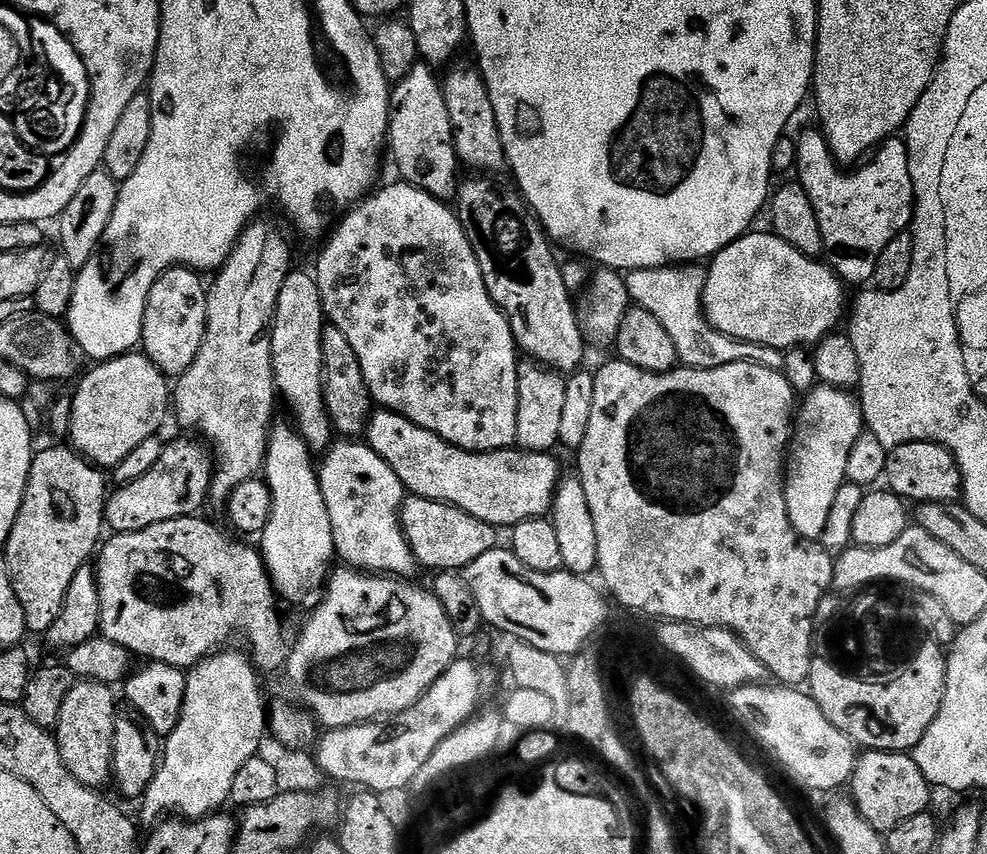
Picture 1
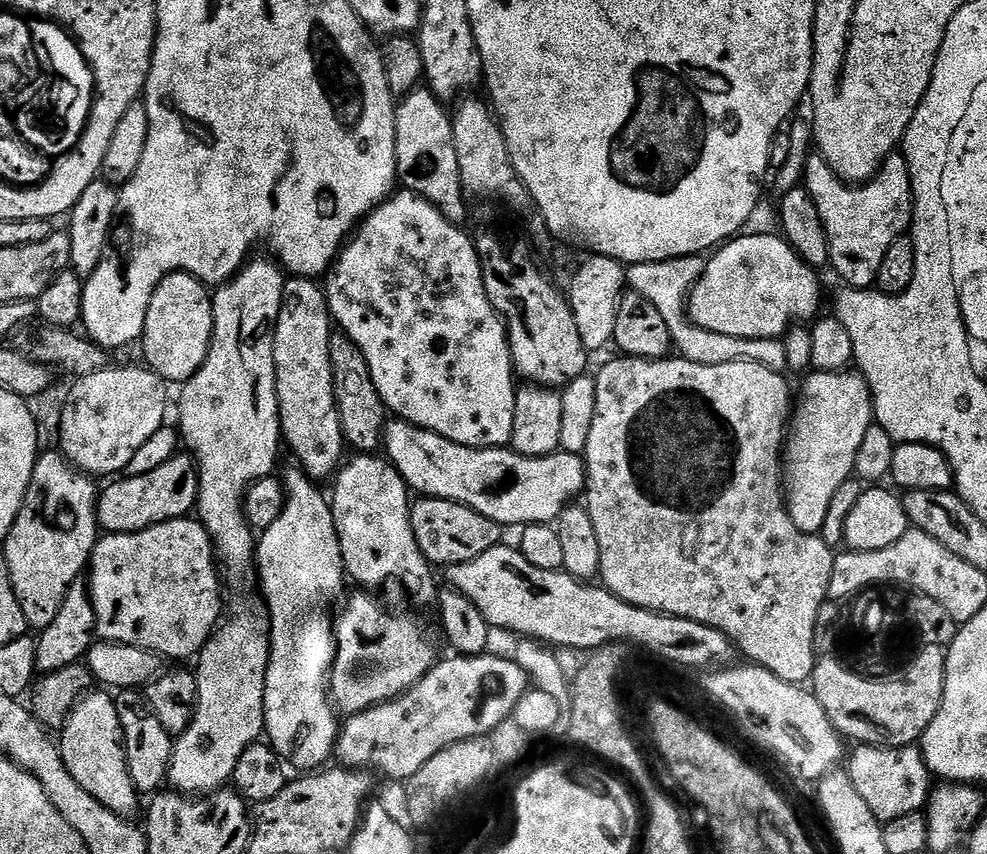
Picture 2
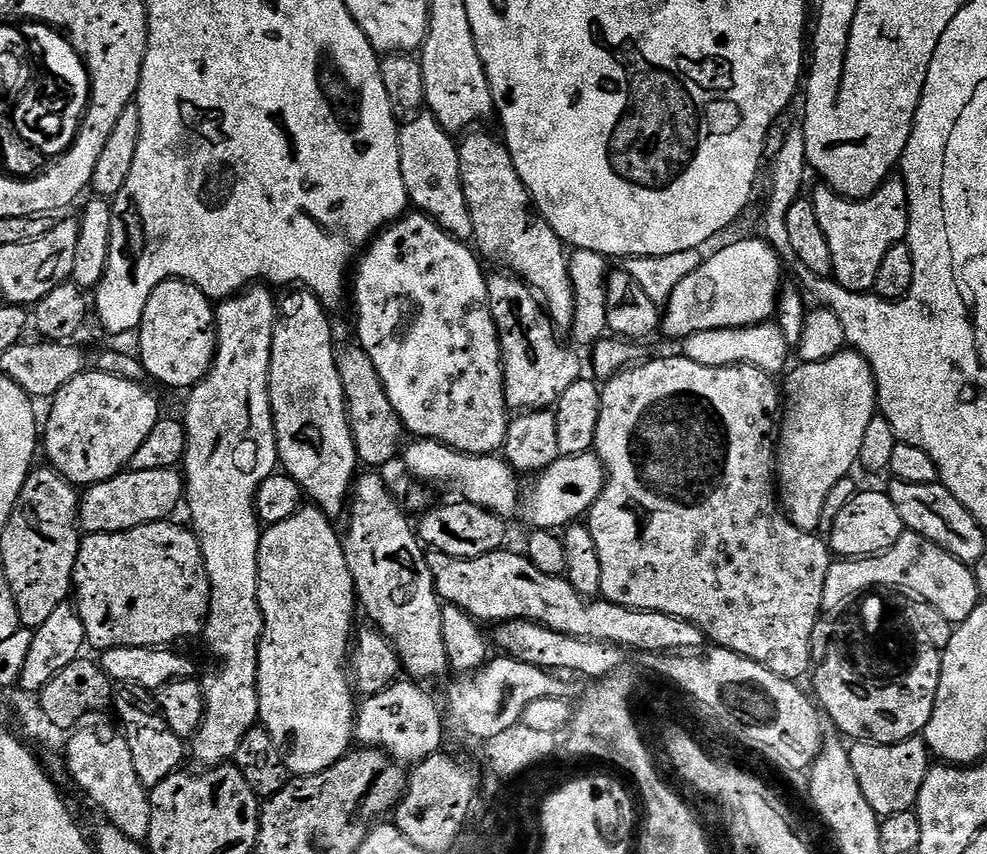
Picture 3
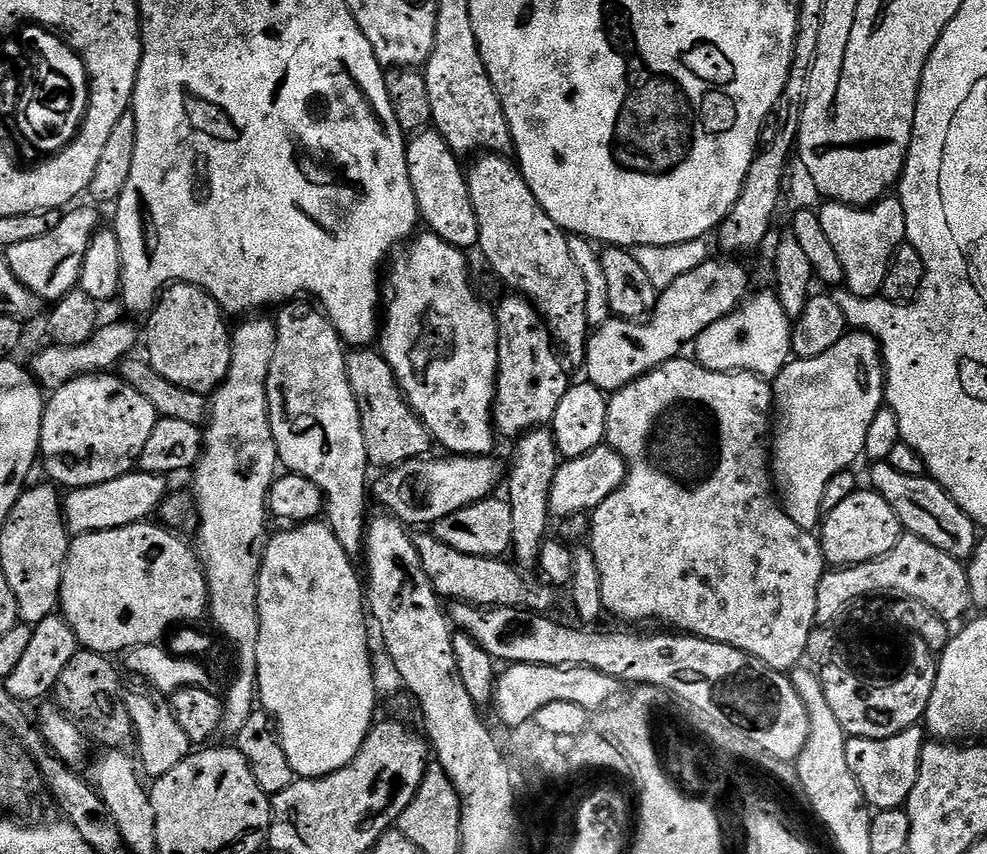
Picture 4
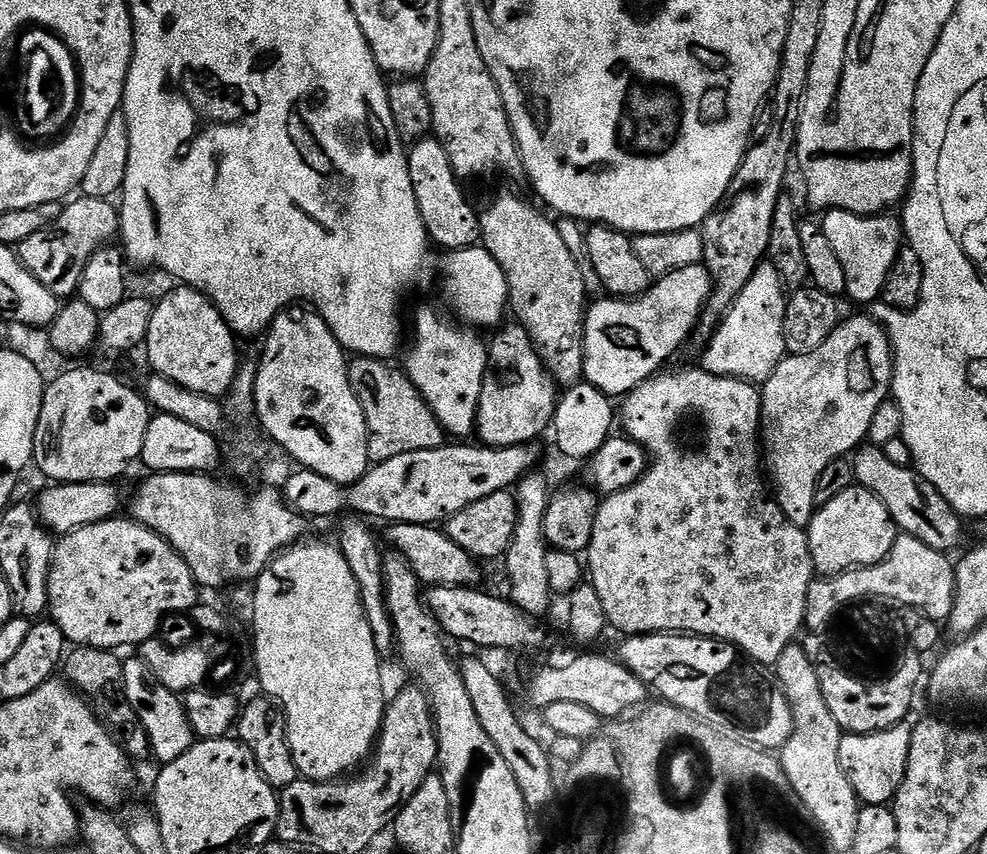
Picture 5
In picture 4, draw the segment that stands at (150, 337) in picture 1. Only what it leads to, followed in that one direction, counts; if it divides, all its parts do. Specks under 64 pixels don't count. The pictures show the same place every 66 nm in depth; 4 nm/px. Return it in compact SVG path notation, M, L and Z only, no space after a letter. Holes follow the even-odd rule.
M173 282L159 293L148 318L146 359L152 368L174 386L201 394L215 392L226 378L232 353L230 324L218 302L197 284Z

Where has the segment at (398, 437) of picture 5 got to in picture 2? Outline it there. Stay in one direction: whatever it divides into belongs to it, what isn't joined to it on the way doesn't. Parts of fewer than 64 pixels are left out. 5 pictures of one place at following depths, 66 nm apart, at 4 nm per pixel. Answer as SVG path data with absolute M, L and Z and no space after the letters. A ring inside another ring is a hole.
M343 334L333 335L330 342L330 362L334 378L336 409L340 411L340 425L344 431L344 442L349 449L360 454L372 454L381 447L382 433L386 423L386 409L376 393L362 350L354 346L350 337Z

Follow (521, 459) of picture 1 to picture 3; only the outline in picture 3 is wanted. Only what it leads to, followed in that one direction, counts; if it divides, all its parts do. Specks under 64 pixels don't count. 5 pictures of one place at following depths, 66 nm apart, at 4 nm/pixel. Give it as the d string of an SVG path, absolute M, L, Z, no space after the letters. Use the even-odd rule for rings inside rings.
M416 438L413 444L403 449L404 464L417 476L417 481L425 485L449 484L461 492L463 499L469 504L477 504L494 513L495 516L511 518L520 508L521 477L499 455L470 456L466 452L458 452L455 448L439 444L436 440ZM595 451L577 456L561 456L545 472L535 477L528 501L524 504L524 516L536 530L563 530L577 523L594 506L606 483L606 469Z

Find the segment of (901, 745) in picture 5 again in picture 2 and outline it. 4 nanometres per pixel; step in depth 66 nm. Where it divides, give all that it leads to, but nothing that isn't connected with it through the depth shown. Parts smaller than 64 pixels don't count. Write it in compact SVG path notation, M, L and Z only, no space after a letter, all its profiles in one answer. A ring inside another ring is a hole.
M861 744L853 749L846 765L848 777L877 820L887 822L902 818L902 814L919 812L927 805L934 780L919 747L876 748L873 744Z

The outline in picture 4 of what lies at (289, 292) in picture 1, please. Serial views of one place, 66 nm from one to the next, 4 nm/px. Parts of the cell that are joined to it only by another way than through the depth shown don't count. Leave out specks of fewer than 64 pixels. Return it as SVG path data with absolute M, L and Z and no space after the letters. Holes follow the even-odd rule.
M307 299L287 301L279 312L280 316L275 317L274 358L270 358L270 374L266 378L266 402L270 430L276 443L276 455L287 471L310 478L310 482L322 490L326 501L326 523L338 538L342 550L346 550L348 556L356 558L364 550L364 495L367 492L369 495L370 492L370 465L366 454L366 438L362 438L358 402L350 390L350 378L346 374L346 345L323 311Z

